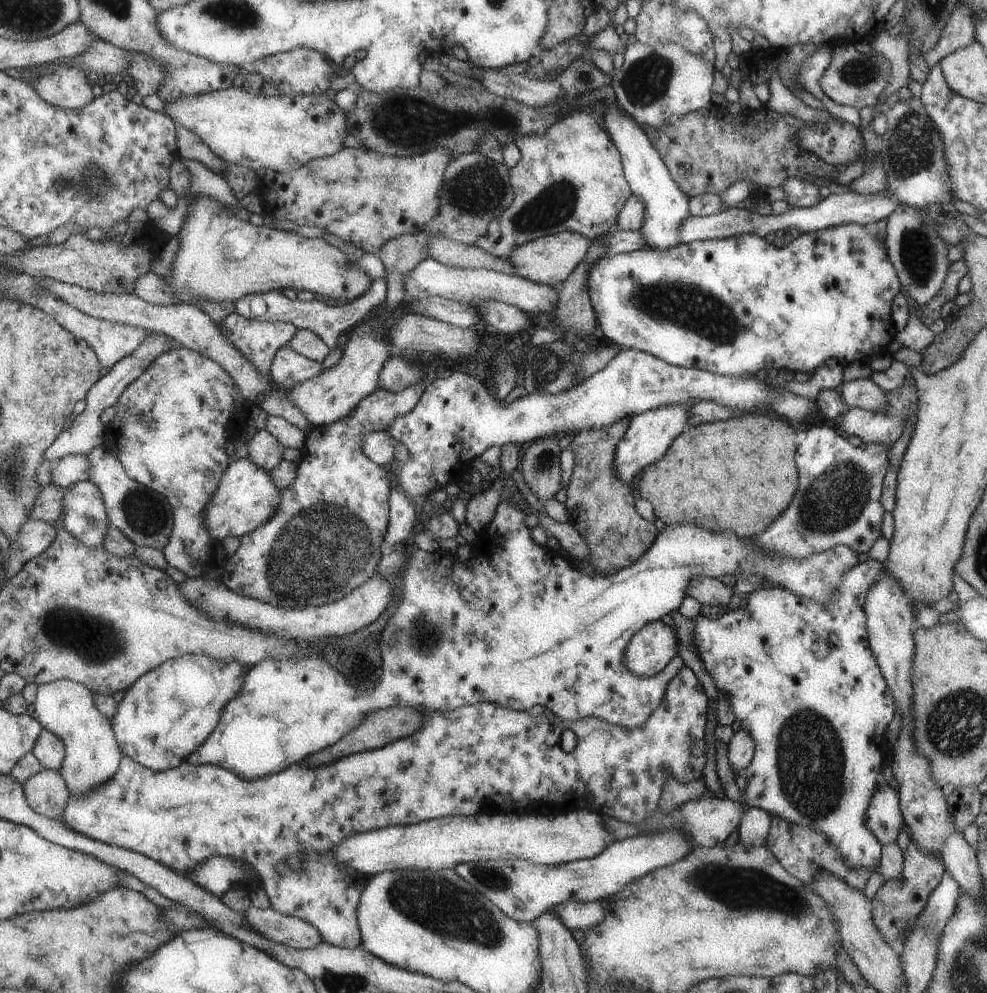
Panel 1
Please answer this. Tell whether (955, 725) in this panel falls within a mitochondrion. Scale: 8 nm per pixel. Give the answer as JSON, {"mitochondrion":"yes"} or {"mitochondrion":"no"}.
{"mitochondrion":"yes"}

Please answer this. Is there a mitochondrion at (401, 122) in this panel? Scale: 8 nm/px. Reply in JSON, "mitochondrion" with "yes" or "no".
{"mitochondrion":"yes"}

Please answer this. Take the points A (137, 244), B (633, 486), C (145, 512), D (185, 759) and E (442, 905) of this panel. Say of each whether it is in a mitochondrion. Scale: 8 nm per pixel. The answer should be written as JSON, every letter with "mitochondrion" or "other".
{"A":"mitochondrion","B":"other","C":"mitochondrion","D":"other","E":"mitochondrion"}

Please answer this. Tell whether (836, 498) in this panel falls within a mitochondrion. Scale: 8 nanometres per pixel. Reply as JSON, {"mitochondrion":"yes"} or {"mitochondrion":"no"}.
{"mitochondrion":"yes"}

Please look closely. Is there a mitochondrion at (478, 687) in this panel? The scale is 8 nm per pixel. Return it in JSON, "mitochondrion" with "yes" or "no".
{"mitochondrion":"no"}

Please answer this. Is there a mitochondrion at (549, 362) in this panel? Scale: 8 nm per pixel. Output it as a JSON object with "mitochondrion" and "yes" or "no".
{"mitochondrion":"yes"}

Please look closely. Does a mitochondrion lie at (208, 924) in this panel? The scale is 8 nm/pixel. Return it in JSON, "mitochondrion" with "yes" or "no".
{"mitochondrion":"no"}

